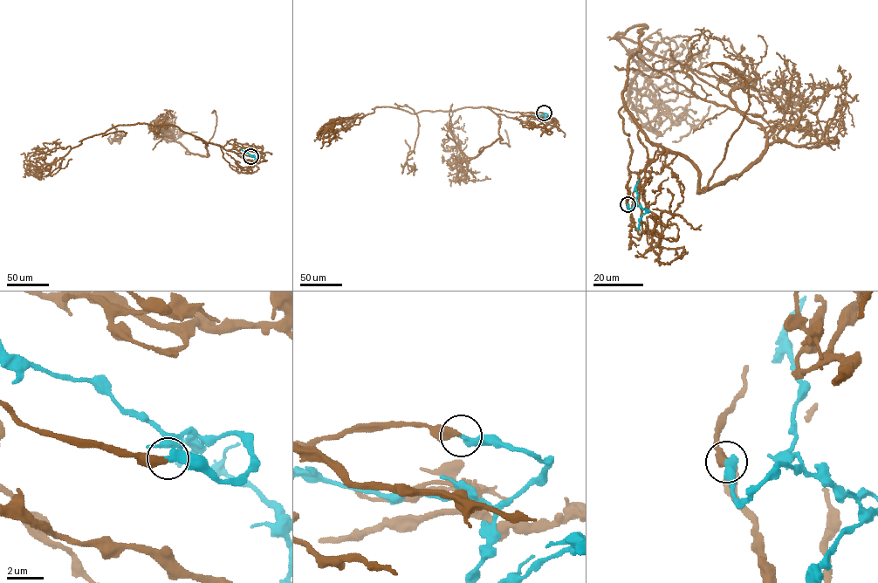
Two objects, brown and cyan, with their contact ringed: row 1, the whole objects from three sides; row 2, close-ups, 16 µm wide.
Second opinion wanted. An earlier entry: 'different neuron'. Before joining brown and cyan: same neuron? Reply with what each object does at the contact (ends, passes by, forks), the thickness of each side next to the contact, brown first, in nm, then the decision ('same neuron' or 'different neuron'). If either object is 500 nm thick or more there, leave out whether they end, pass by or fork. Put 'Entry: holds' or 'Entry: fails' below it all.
brown ends | cyan ends | 400/420 nm | same neuron
Entry: fails

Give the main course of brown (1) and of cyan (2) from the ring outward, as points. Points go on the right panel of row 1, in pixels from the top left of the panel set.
1: (627, 204), (662, 149), (648, 162), (622, 97), (646, 24), (619, 31), (630, 92), (696, 120), (672, 141)
2: (627, 204), (628, 209), (636, 204), (648, 210), (641, 218), (640, 230)

